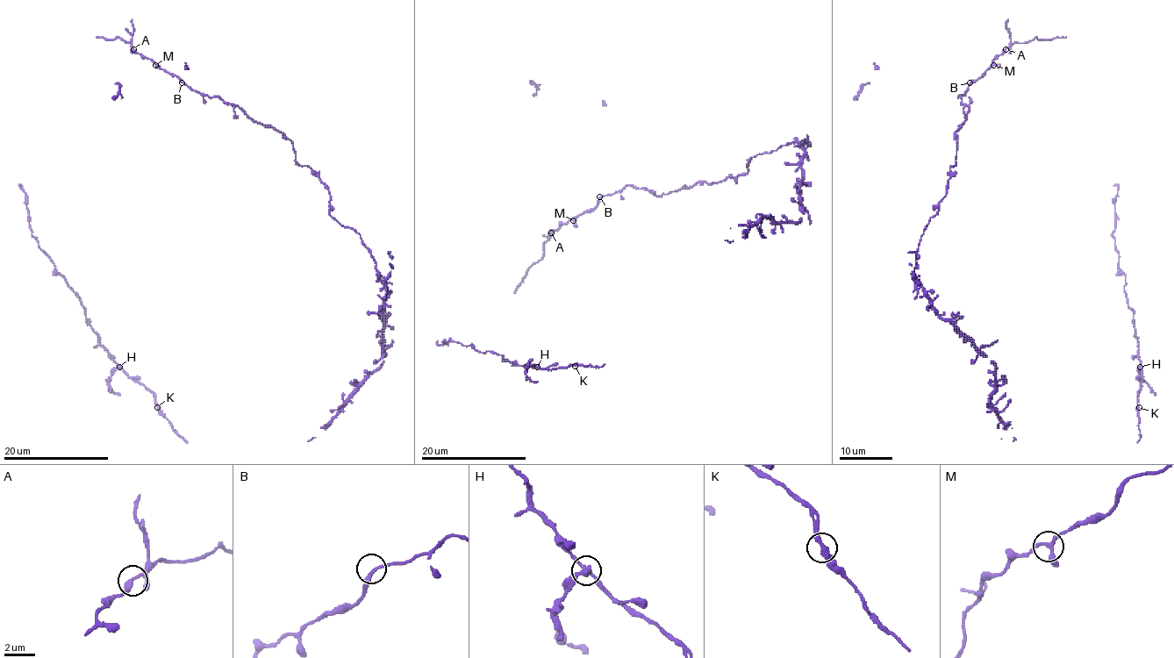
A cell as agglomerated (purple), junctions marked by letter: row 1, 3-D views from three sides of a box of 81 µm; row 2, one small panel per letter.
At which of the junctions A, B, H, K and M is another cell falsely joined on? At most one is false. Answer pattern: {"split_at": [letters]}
{"split_at": ["H"]}

